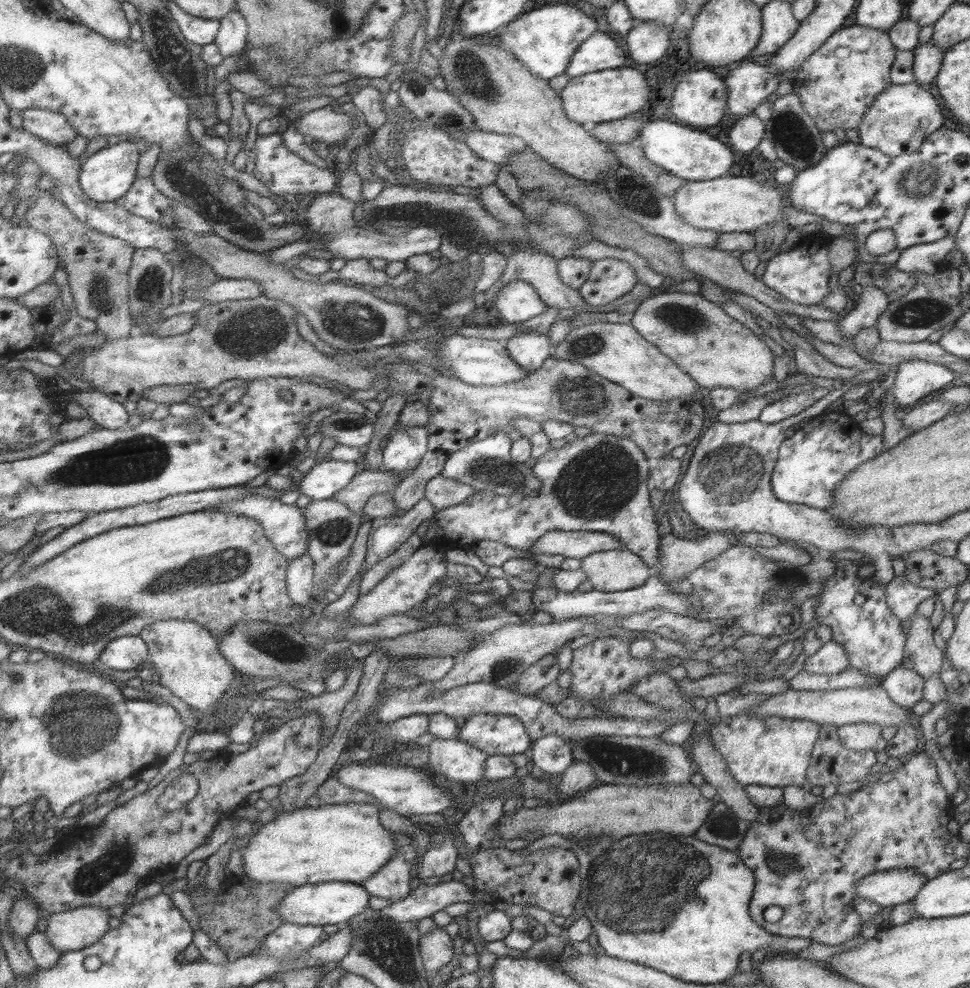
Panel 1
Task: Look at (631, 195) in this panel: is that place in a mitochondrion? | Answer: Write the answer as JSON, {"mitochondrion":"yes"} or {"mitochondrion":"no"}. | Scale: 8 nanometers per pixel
{"mitochondrion":"yes"}

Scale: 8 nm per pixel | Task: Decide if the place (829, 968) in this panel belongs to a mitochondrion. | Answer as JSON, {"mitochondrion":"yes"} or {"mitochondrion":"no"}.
{"mitochondrion":"no"}

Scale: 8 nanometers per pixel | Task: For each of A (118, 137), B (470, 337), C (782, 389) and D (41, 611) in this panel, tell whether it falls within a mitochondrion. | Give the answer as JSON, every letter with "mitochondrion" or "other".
{"A":"other","B":"other","C":"other","D":"mitochondrion"}

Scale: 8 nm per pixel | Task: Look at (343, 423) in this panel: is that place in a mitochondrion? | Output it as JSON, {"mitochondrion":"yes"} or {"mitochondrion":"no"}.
{"mitochondrion":"yes"}

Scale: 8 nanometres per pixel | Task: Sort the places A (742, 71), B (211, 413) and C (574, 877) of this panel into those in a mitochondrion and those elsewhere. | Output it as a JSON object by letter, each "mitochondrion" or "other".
{"A":"other","B":"other","C":"mitochondrion"}

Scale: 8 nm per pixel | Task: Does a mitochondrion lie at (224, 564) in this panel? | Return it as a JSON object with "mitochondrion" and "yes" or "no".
{"mitochondrion":"yes"}

